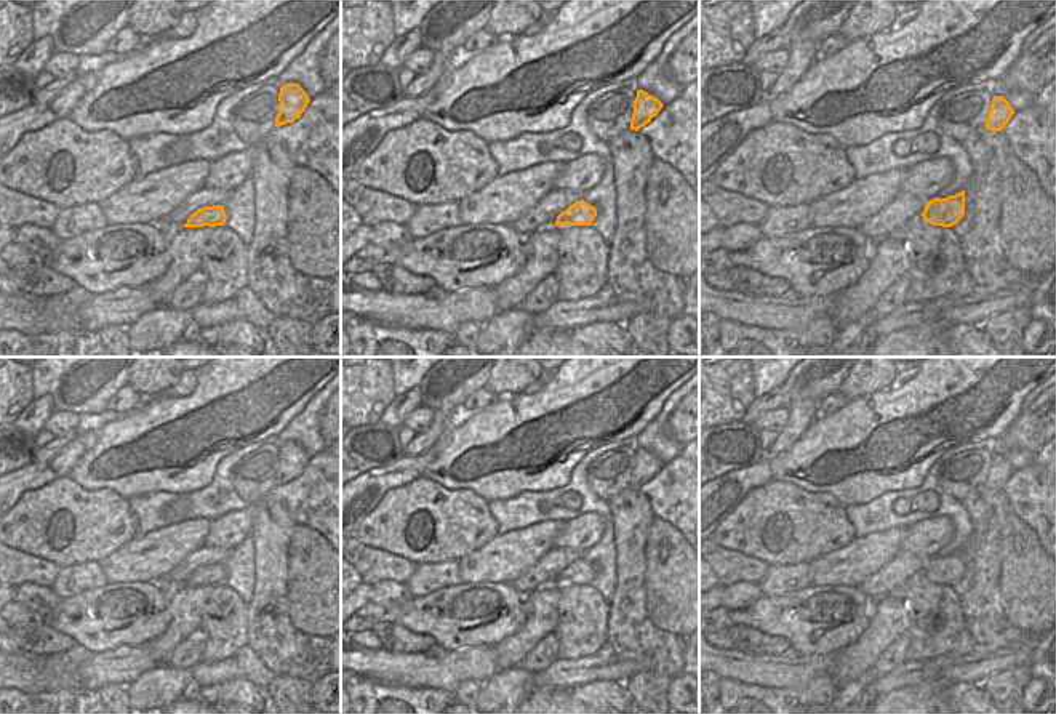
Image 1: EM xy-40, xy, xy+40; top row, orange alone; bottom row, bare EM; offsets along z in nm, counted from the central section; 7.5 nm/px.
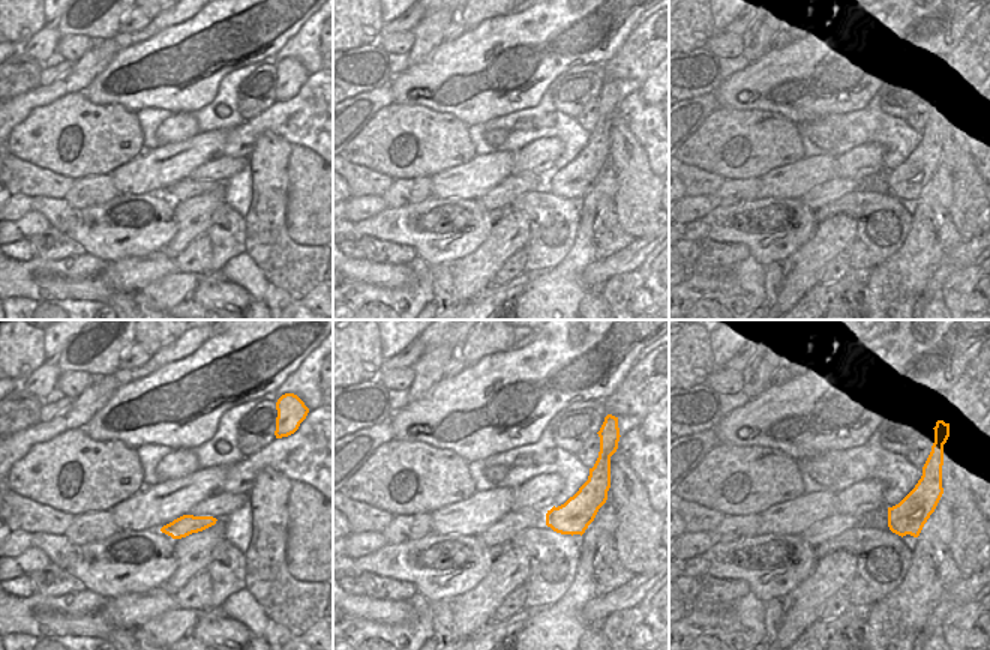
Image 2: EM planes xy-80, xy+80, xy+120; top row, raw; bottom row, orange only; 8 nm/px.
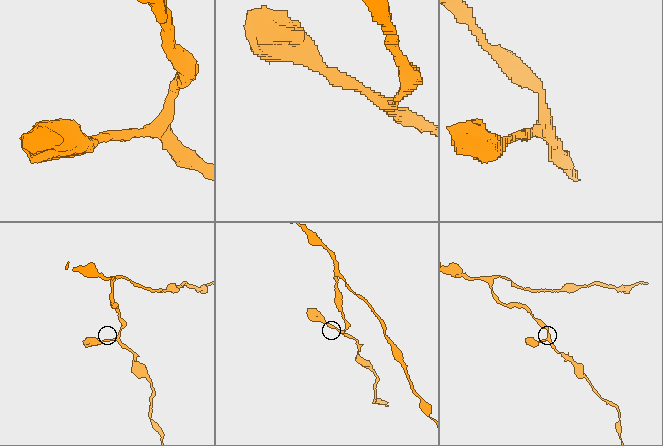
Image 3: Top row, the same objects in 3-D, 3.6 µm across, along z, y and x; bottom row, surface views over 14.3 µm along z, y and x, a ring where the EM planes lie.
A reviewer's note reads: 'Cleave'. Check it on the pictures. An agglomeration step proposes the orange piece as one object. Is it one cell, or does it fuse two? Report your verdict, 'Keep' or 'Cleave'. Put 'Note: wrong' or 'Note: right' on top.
Note: wrong
Keep

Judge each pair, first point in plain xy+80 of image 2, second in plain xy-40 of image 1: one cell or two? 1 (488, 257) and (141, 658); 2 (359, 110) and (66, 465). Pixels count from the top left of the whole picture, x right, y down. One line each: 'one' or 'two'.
1: two
2: one

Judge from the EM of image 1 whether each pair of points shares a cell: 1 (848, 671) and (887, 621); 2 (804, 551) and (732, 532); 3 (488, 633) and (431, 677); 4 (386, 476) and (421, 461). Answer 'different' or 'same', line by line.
1: same
2: same
3: different
4: same

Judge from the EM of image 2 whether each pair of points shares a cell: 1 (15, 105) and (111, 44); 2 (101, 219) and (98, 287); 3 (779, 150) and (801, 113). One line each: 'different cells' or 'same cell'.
1: same cell
2: different cells
3: different cells

